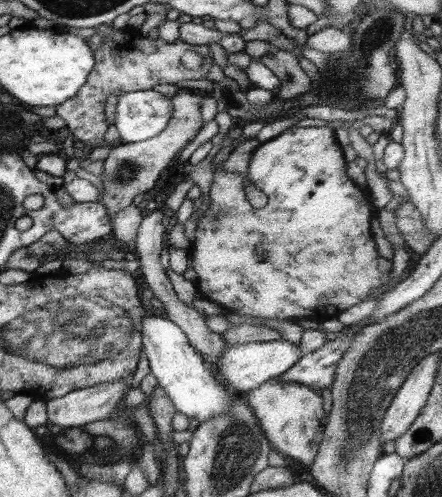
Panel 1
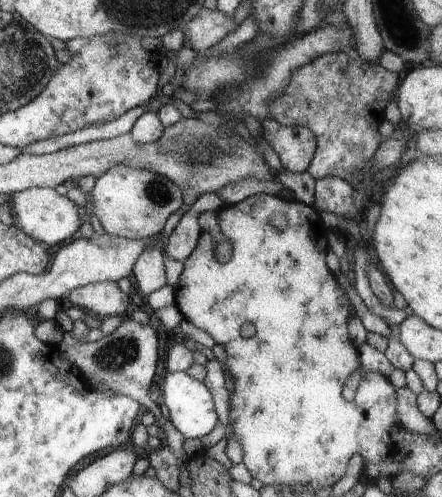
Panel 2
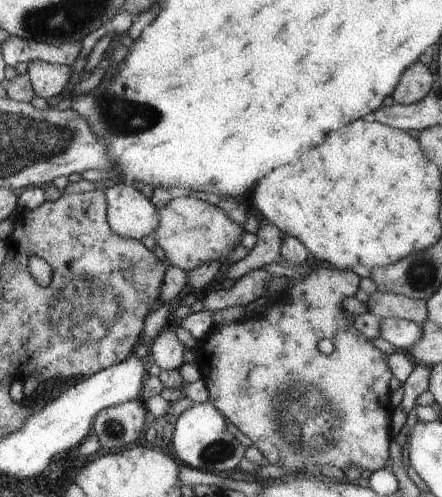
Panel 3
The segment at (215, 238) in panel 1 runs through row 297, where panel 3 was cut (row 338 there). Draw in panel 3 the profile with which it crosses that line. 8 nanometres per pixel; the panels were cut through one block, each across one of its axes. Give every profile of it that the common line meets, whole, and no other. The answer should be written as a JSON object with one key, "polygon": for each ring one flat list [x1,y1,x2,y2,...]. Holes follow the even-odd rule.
{"polygon":[[309,262,311,272,301,280,287,278,289,286,277,292,269,308,263,314,243,316,233,324,213,326,195,348,195,364,201,372,201,380,207,388,207,402,211,402,229,422,251,440,269,464,281,466,293,474,317,474,323,466,345,472,347,468,359,468,375,472,385,468,389,460,391,444,391,388,389,380,393,372,387,364,387,354,373,346,373,340,365,338,353,328,355,314,347,312,341,302,345,296,357,294,359,276,351,270,335,270,321,262],[321,338,331,340,333,352,321,354,317,342]]}

